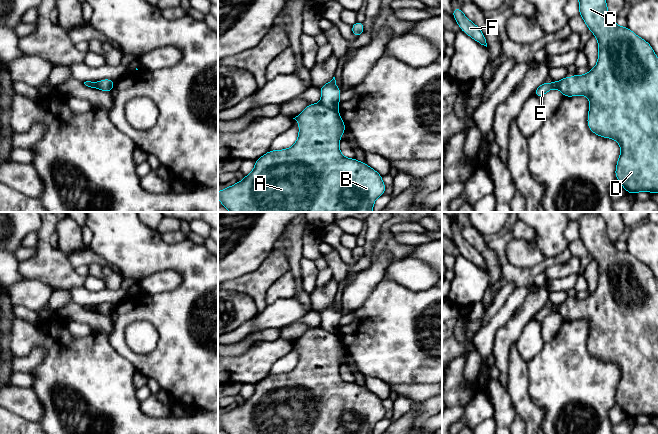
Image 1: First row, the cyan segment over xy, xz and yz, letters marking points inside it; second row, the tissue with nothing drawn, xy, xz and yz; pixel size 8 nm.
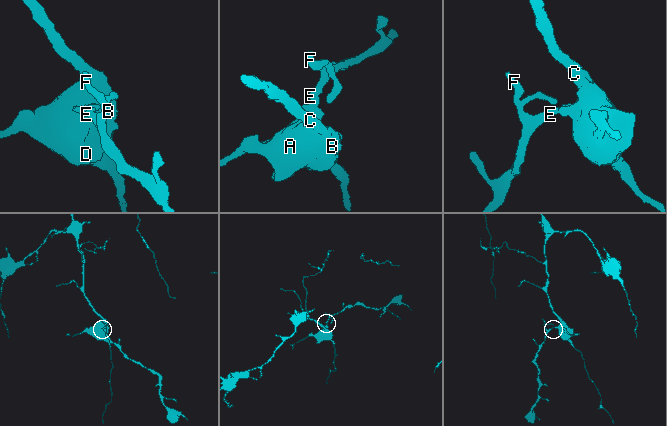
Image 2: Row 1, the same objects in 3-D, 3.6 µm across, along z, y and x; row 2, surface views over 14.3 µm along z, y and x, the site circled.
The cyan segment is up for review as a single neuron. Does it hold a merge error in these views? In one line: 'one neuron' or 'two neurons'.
two neurons

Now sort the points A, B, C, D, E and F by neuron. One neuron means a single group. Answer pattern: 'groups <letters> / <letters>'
groups A B C D / E F

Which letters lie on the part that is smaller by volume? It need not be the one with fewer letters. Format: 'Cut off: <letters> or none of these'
Cut off: E, F

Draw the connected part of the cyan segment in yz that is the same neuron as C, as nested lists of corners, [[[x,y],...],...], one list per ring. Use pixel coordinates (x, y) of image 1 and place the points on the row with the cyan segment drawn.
[[[579,0],[579,14],[582,16],[588,29],[598,39],[598,62],[596,66],[587,74],[581,76],[574,74],[572,79],[568,79],[568,74],[559,82],[559,90],[564,97],[576,95],[585,95],[589,98],[590,107],[588,112],[588,127],[596,135],[603,138],[612,138],[616,140],[621,149],[621,153],[616,165],[615,175],[617,180],[624,187],[626,192],[636,194],[641,191],[658,193],[658,57],[654,53],[651,45],[633,33],[628,27],[619,27],[615,19],[611,18],[607,9],[606,0]]]

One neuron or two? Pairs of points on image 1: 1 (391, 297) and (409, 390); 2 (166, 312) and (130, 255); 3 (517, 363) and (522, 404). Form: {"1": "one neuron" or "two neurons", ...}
{"1": "two neurons", "2": "one neuron", "3": "one neuron"}

